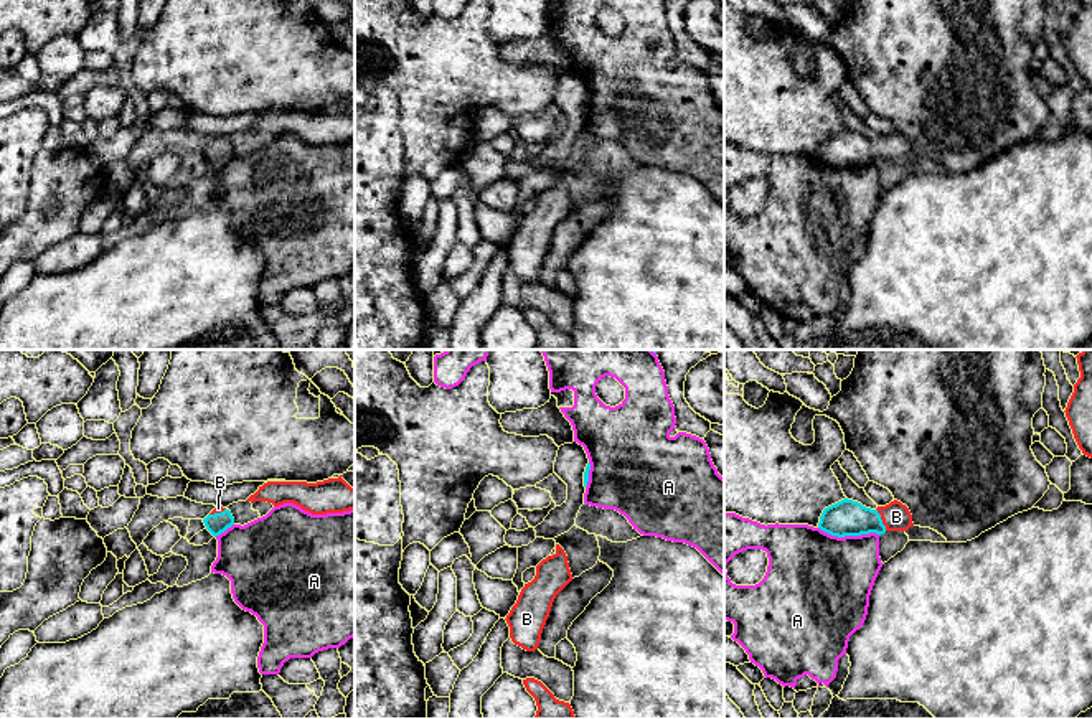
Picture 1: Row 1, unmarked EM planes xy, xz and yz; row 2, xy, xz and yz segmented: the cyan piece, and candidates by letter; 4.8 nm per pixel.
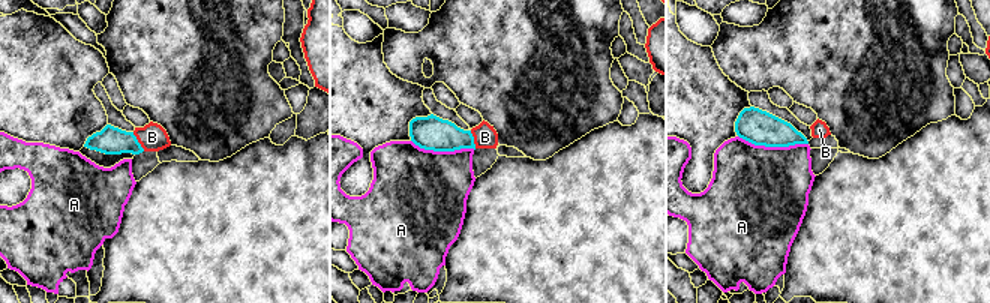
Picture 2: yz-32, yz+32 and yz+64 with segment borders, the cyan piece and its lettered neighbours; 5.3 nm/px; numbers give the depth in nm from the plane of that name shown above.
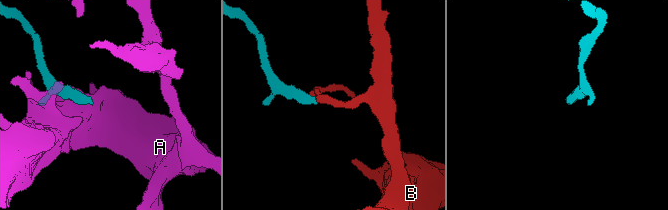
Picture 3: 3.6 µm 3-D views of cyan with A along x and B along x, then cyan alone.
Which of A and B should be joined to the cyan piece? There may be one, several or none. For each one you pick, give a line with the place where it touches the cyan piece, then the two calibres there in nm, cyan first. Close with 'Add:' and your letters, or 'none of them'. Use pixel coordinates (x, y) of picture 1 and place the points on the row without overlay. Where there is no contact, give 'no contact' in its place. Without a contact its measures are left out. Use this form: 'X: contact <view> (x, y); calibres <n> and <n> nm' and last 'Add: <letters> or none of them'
B: contact yz (881, 150); calibres 180 and 140 nm
Add: B

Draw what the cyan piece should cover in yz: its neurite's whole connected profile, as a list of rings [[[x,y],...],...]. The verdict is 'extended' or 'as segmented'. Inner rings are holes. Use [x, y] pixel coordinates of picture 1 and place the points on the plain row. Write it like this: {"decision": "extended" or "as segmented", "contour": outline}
{"decision": "extended", "contour": [[[841,130],[823,140],[818,158],[831,167],[884,165],[886,162],[907,162],[912,145],[906,135],[894,130],[876,140],[853,130]]]}

